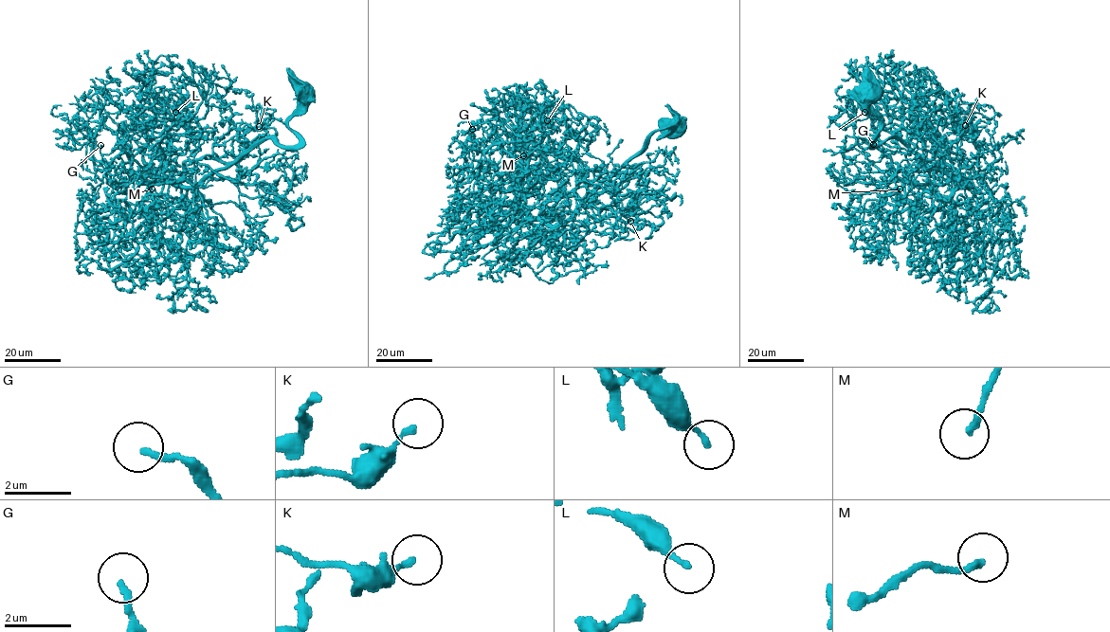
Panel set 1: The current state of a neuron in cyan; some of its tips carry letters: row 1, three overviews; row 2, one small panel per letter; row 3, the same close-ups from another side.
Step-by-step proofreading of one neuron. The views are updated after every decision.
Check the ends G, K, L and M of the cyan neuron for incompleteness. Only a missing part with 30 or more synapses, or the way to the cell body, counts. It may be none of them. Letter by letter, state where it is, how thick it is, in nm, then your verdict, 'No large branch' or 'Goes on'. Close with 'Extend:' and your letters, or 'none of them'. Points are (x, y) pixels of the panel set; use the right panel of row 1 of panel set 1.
G: Place: (873, 144). Thickness 180 nm. Goes on
K: Place: (965, 125). Thickness 160 nm. No large branch
L: Place: (864, 112). Thickness 170 nm. No large branch
M: Place: (900, 189). Thickness 180 nm. No large branch
Extend: G

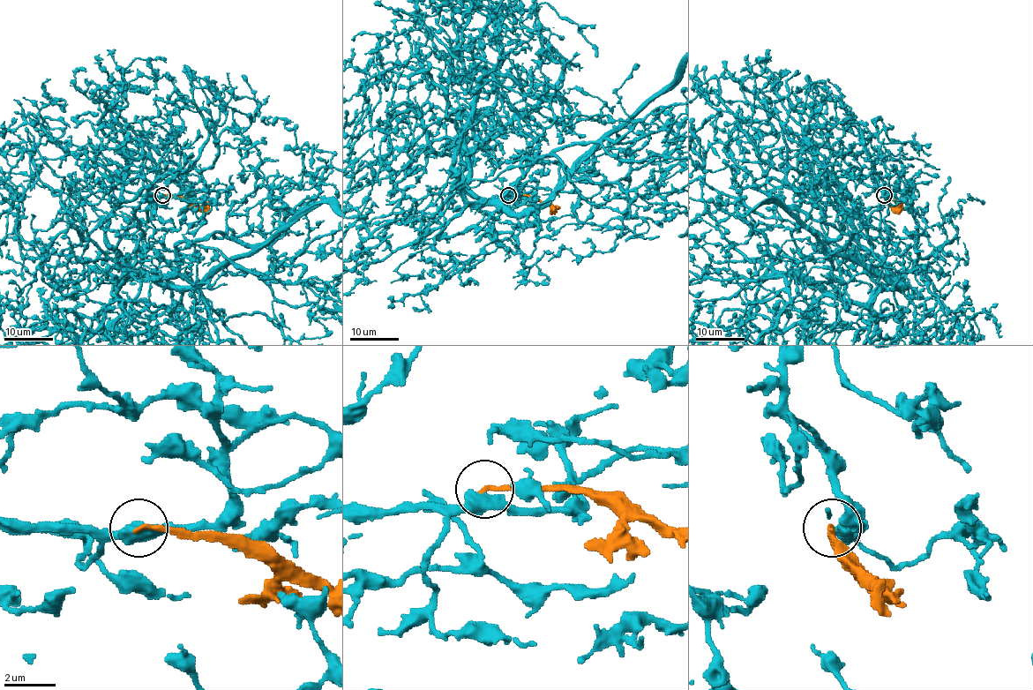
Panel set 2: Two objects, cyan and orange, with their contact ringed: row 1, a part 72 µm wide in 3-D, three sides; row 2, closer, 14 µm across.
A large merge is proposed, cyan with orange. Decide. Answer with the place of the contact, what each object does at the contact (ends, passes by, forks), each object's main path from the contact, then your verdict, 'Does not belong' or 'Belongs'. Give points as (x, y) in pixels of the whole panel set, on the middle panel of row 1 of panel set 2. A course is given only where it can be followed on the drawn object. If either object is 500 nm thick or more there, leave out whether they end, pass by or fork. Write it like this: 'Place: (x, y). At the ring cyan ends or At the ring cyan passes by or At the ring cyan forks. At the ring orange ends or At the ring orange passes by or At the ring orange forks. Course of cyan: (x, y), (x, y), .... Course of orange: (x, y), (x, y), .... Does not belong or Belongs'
Place: (508, 195). At the ring cyan passes by. At the ring orange ends. Does not belong

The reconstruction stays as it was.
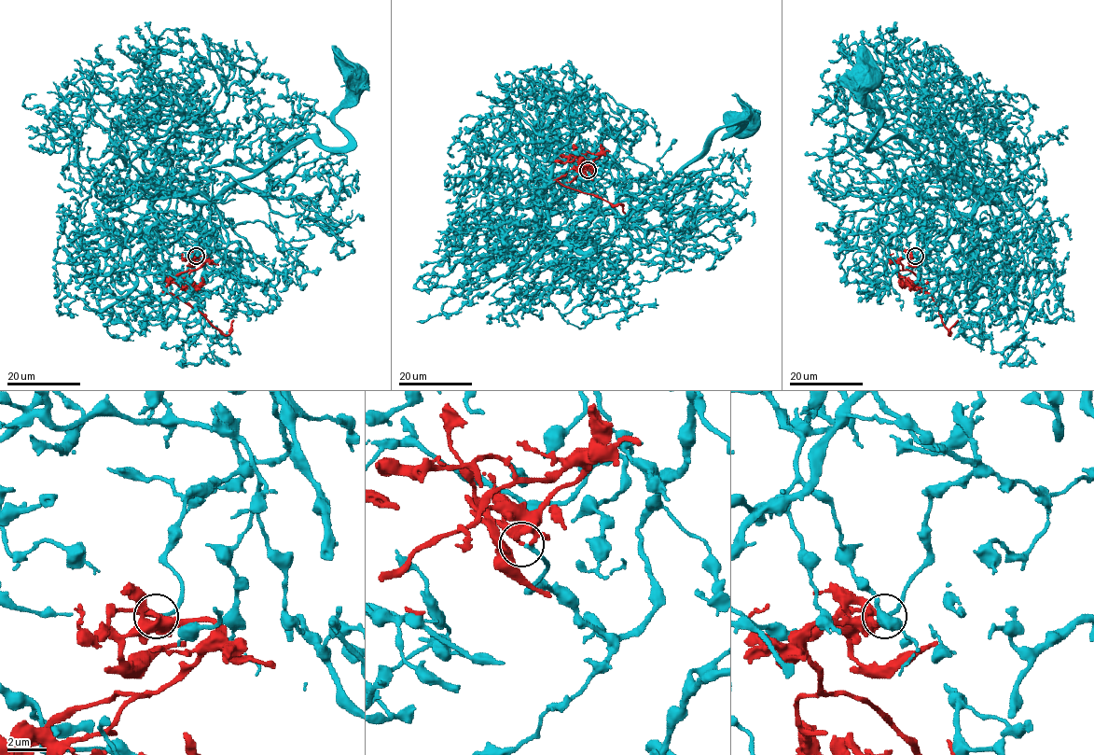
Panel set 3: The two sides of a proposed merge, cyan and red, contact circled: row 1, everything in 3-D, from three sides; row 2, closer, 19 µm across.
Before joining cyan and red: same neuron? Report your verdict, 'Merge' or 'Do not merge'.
Do not merge

